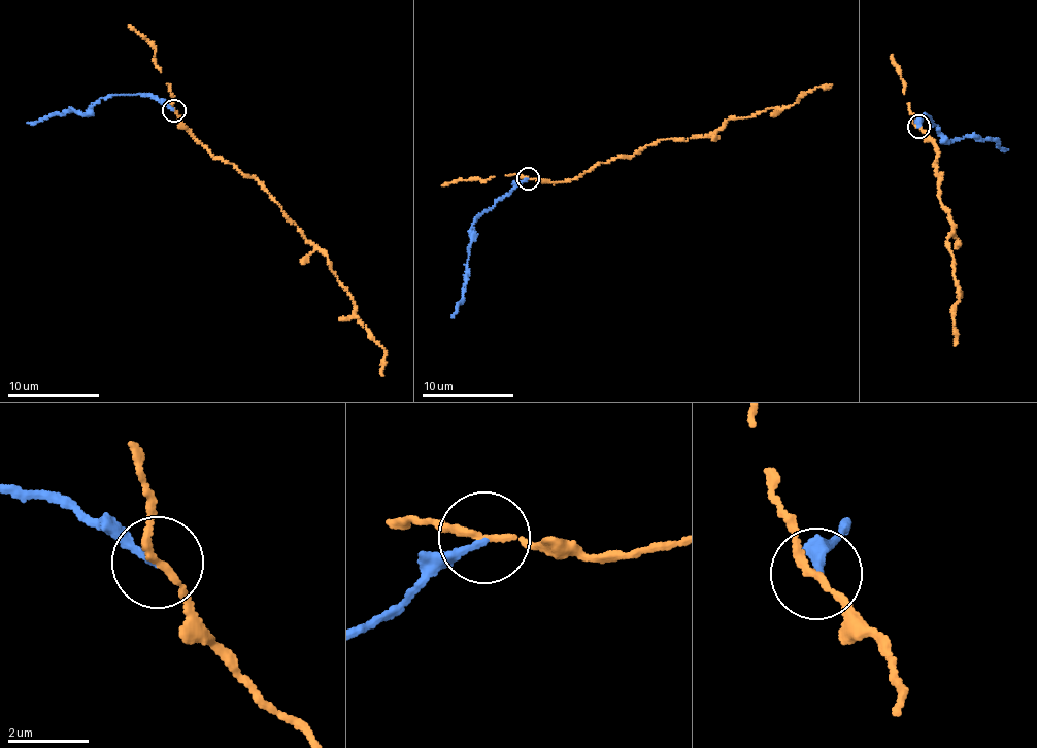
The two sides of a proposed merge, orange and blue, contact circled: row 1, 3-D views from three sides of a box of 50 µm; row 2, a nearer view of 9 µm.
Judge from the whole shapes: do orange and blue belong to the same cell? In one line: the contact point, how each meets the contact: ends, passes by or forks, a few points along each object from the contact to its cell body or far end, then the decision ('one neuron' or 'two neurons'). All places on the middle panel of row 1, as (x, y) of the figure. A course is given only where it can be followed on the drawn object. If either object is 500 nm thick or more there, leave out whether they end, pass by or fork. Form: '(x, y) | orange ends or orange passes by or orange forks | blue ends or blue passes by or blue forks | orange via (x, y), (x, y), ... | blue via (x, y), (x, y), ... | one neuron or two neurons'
(528, 178) | orange passes by | blue ends | orange via (528, 178), (570, 181), (597, 165), (660, 139), (708, 136), (731, 118), (787, 107), (820, 87), (832, 84) | blue via (528, 178), (472, 226), (463, 300), (452, 317) | two neurons

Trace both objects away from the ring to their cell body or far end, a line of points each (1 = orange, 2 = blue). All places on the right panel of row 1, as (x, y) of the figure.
1: (918, 127), (938, 151), (938, 197), (955, 227), (947, 246), (959, 296), (955, 345)
2: (918, 127), (927, 115), (947, 141), (979, 136), (997, 141), (1007, 150)

